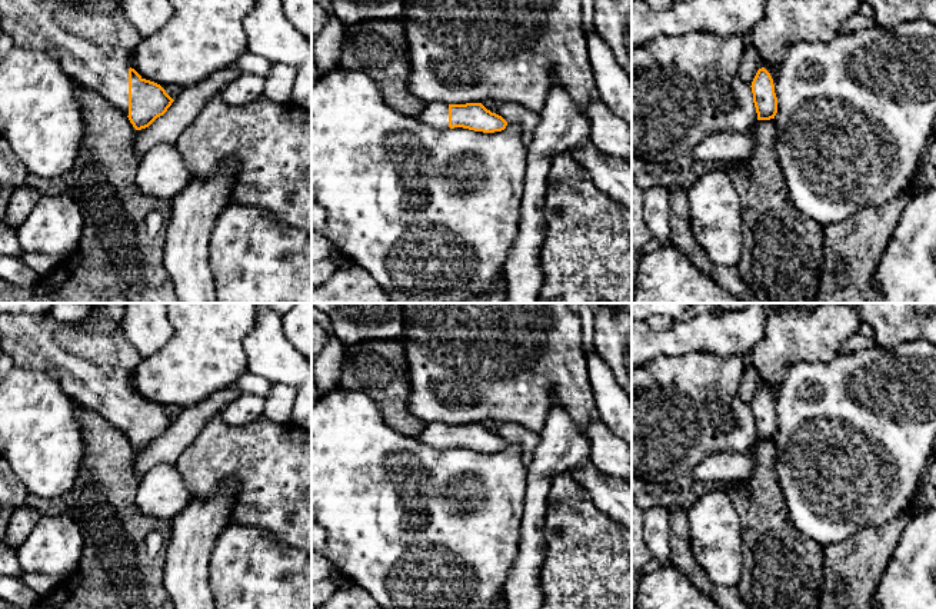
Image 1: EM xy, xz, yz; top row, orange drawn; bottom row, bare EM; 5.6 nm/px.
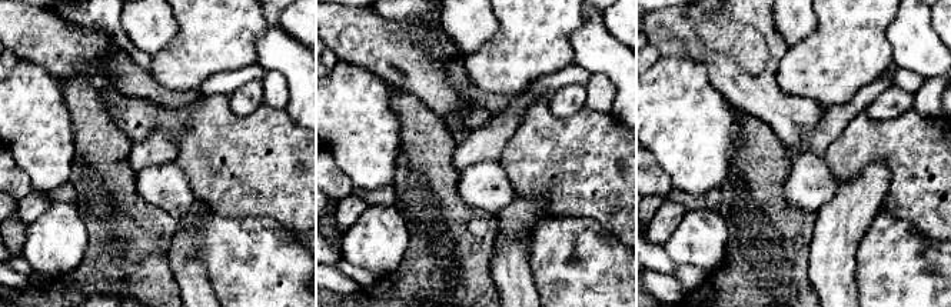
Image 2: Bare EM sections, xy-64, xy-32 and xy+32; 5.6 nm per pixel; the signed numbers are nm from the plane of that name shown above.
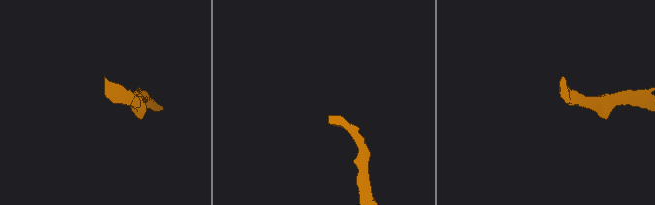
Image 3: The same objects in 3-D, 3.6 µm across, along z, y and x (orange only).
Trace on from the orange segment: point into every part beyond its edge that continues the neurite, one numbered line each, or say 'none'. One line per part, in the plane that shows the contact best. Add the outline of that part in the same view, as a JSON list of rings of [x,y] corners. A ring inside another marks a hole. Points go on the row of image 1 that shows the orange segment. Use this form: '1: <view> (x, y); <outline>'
1: xy (92, 39); [[[0,0],[0,29],[14,46],[54,56],[77,84],[101,94],[129,116],[129,54],[141,37],[124,17],[121,0]]]

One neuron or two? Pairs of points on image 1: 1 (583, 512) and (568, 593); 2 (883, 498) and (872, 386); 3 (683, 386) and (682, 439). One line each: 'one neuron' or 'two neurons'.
1: one neuron
2: one neuron
3: one neuron

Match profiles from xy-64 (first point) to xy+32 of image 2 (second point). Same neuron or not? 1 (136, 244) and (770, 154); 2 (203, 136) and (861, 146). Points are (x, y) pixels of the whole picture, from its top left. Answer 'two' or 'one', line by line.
1: one
2: one

